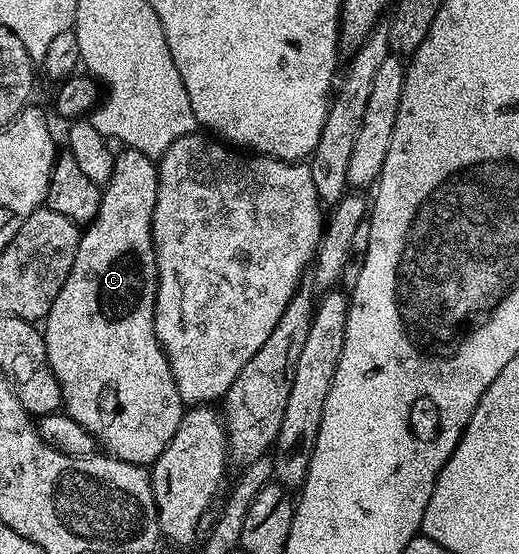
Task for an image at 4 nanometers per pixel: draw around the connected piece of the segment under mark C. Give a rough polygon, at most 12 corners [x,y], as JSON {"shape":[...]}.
{"shape":[[123,148],[42,338],[64,411],[153,466],[158,166]]}

